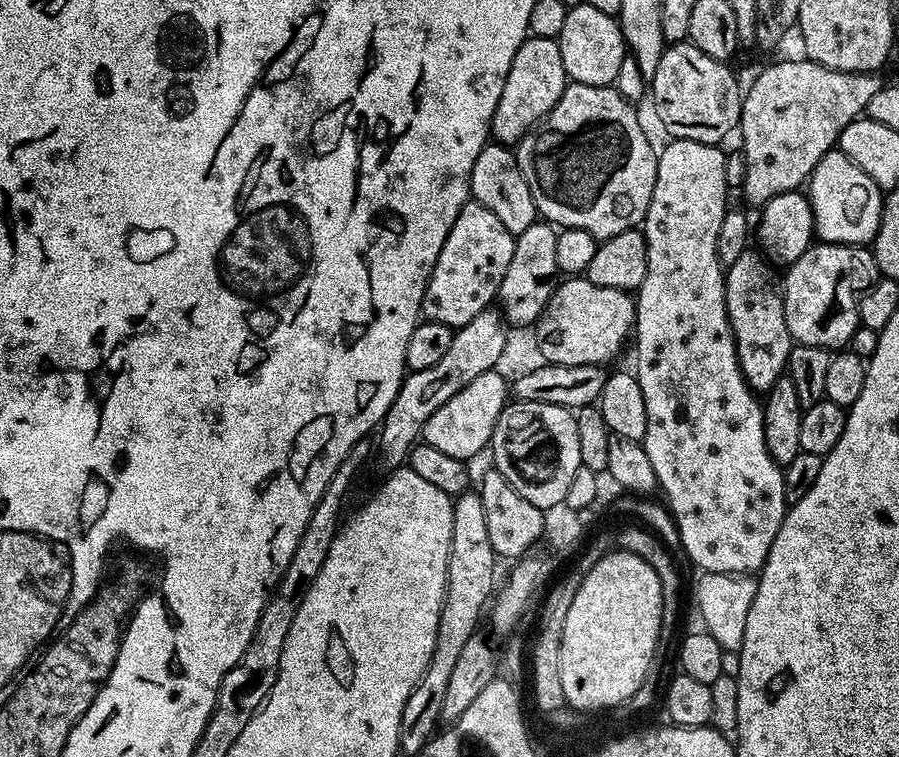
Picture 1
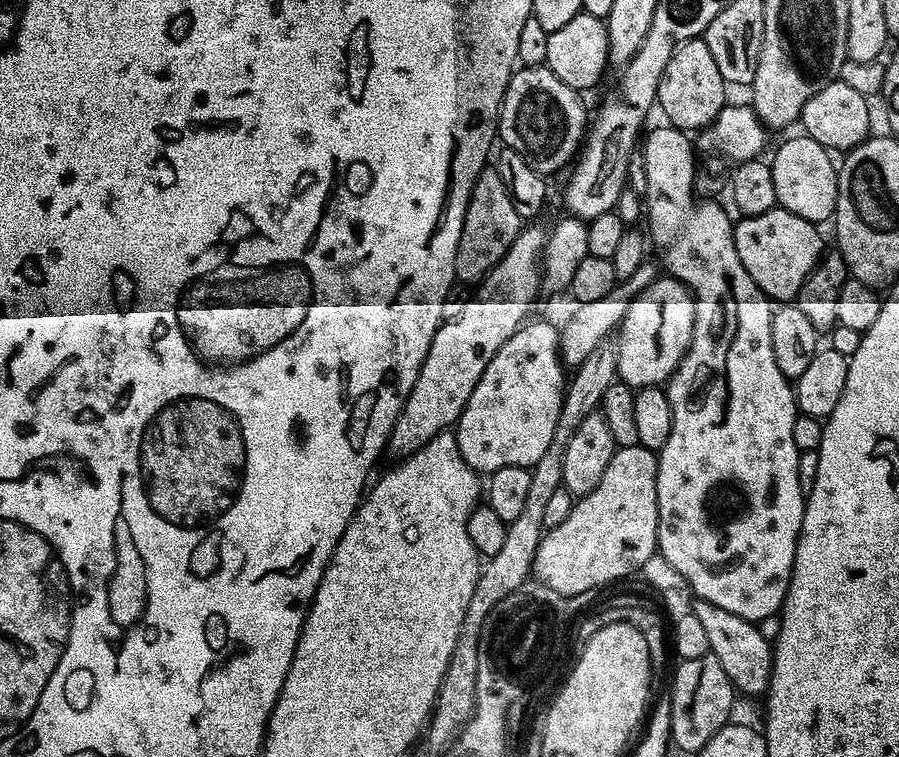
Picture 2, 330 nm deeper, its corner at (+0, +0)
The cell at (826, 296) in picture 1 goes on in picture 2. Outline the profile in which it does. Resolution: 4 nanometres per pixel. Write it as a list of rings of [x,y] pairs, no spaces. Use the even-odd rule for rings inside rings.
[[[777,206],[766,214],[737,219],[732,237],[738,258],[742,266],[746,266],[746,274],[754,278],[764,295],[773,302],[792,302],[798,290],[802,290],[802,282],[806,282],[809,274],[816,269],[816,263],[825,251],[820,231],[806,218],[798,218],[798,214],[790,214],[785,208]]]

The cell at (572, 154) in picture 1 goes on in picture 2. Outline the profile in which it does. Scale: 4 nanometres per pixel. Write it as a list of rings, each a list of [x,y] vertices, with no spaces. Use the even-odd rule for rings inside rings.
[[[546,66],[538,68],[517,67],[504,91],[504,100],[500,103],[498,136],[504,148],[513,148],[537,172],[549,174],[573,163],[574,157],[581,151],[586,140],[586,129],[590,124],[590,112],[584,109],[584,100],[579,91],[566,82],[559,80]]]

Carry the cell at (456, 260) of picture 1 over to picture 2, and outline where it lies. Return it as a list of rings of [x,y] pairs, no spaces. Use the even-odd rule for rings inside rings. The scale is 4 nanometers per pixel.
[[[495,166],[484,167],[472,187],[462,222],[462,238],[456,251],[456,280],[460,282],[483,280],[484,275],[504,257],[506,250],[510,250],[521,227],[520,215],[518,210],[514,210],[510,190],[506,190],[502,174]]]

